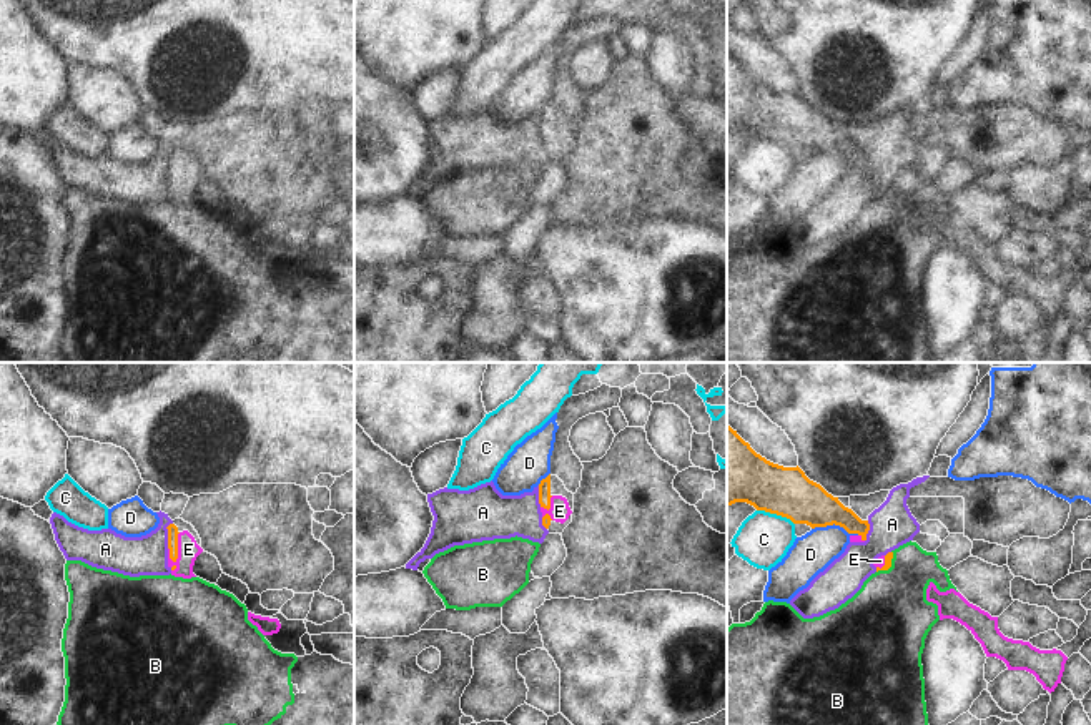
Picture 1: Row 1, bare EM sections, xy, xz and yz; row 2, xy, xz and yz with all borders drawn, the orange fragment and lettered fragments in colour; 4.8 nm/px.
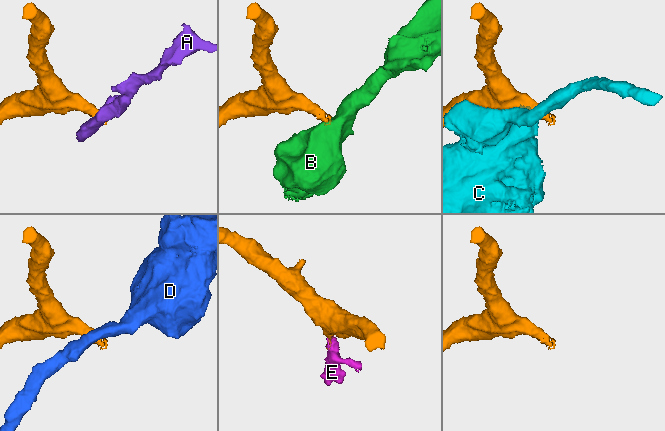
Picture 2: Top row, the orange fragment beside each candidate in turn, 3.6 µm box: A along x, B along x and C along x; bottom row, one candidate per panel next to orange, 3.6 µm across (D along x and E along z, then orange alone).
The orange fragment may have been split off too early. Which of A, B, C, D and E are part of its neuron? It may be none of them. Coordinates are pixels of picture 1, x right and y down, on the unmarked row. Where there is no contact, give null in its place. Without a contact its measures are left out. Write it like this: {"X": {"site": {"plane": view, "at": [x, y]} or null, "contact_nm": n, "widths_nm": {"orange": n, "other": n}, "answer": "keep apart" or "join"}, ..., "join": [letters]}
{"A": {"site": {"plane": "xy", "at": [168, 163]}, "contact_nm": 130, "widths_nm": {"orange": 50, "other": 190}, "answer": "keep apart"}, "B": {"site": {"plane": "yz", "at": [890, 193]}, "contact_nm": 130, "widths_nm": {"orange": 40, "other": 400}, "answer": "keep apart"}, "C": {"site": {"plane": "yz", "at": [775, 140]}, "contact_nm": 200, "widths_nm": {"orange": 260, "other": 260}, "answer": "keep apart"}, "D": {"site": {"plane": "yz", "at": [835, 152]}, "contact_nm": 240, "widths_nm": {"orange": 220, "other": 200}, "answer": "keep apart"}, "E": {"site": {"plane": "xy", "at": [177, 180]}, "contact_nm": 200, "widths_nm": {"orange": 50, "other": 100}, "answer": "join"}, "join": ["E"]}

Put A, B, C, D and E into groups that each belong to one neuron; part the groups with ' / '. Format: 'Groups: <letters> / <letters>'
Groups: A / B / C / D / E

